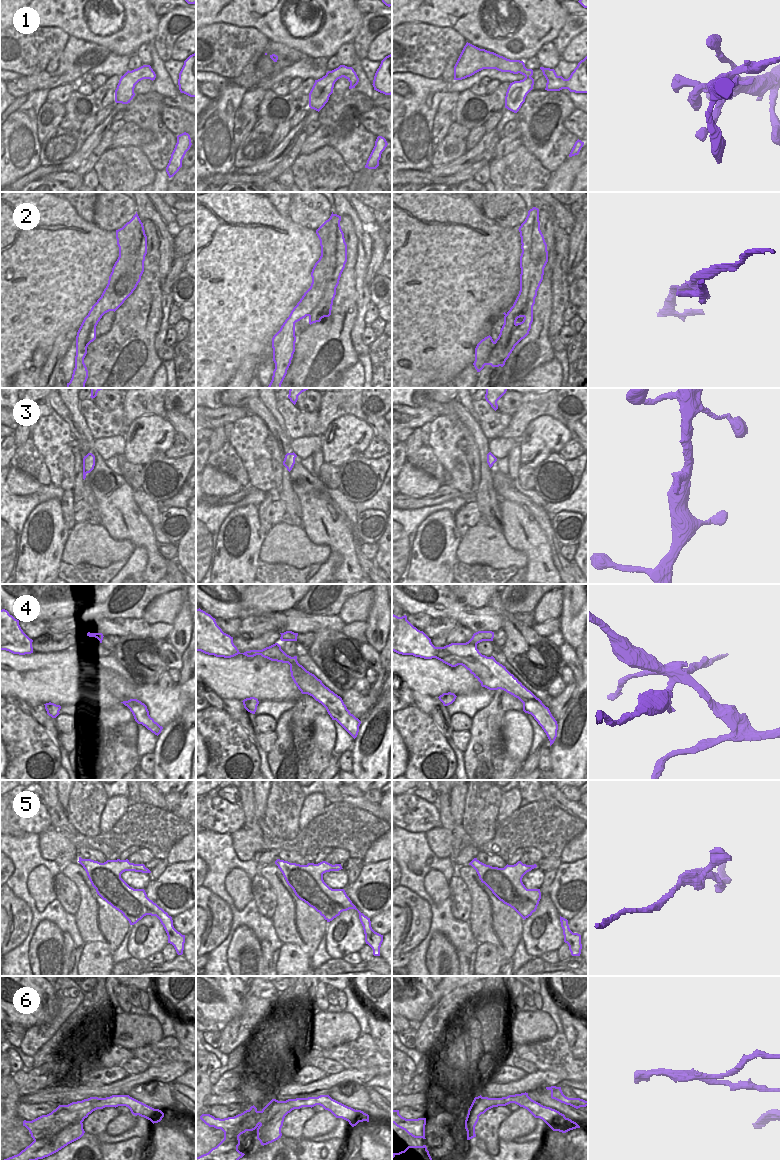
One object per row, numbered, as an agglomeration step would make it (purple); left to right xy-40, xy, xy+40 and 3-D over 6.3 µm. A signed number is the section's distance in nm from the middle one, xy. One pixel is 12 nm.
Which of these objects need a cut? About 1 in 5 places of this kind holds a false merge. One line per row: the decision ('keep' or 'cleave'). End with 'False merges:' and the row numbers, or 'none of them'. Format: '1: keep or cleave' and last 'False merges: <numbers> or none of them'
1: keep
2: cleave
3: keep
4: keep
5: keep
6: cleave
False merges: 2, 6

